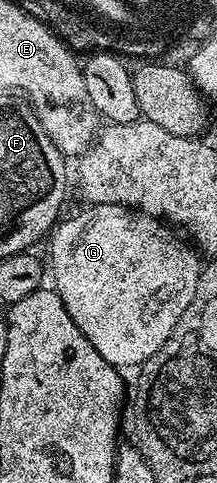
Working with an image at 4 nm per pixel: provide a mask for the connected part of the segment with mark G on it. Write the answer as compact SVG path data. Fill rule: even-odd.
M93 203L84 208L84 211L69 216L67 220L64 218L56 222L50 232L49 279L55 282L52 283L53 289L58 293L60 303L69 317L73 317L81 333L85 333L89 345L93 345L93 349L97 349L97 353L101 353L109 365L117 369L135 369L153 357L153 353L157 353L165 341L169 341L177 321L181 321L181 313L189 309L199 288L200 256L196 248L164 220L154 219L134 207Z

